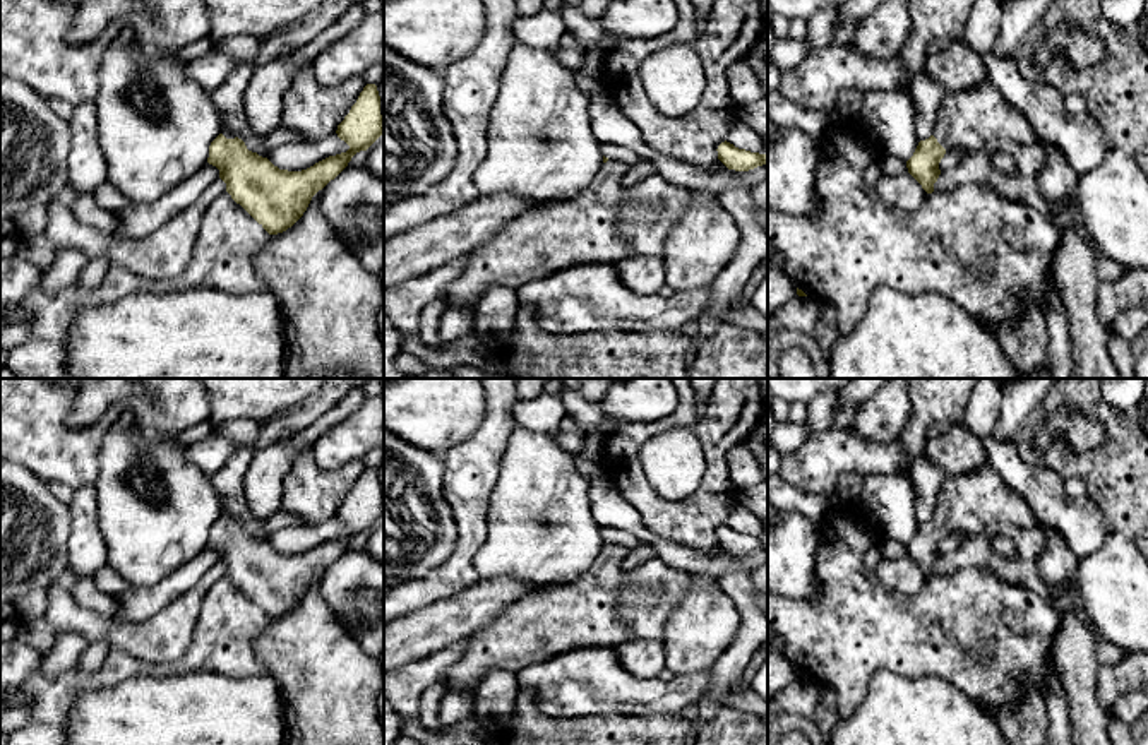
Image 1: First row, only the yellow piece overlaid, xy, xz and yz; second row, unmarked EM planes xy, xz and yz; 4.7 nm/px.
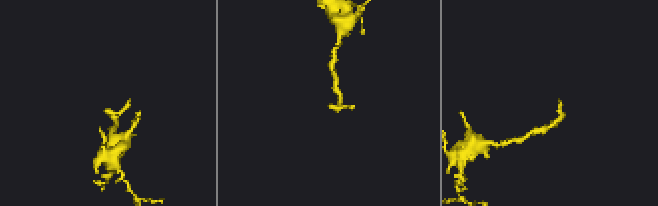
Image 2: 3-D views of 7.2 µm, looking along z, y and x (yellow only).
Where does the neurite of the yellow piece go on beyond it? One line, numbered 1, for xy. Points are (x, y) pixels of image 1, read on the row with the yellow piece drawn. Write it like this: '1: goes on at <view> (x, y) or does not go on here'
1: goes on at xy (225, 131)

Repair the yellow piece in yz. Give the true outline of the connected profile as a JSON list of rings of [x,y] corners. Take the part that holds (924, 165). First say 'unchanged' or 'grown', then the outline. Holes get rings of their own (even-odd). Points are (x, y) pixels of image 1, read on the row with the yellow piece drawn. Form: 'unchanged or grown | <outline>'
grown | [[[985,77],[977,87],[944,94],[934,134],[918,142],[906,168],[932,194],[941,175],[939,163],[948,151],[989,151],[1004,140],[1030,146],[1037,135],[1031,123]]]

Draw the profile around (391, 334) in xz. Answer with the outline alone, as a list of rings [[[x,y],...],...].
[[[384,313],[384,378],[415,378],[396,368],[396,356],[401,353],[401,334]]]

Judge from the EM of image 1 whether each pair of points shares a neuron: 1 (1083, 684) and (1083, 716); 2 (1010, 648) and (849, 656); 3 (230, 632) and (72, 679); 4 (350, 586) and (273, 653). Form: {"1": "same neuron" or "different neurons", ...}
{"1": "same neuron", "2": "same neuron", "3": "same neuron", "4": "different neurons"}

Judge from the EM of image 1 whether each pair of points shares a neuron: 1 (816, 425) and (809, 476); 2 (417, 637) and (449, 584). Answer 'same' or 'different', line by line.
1: different
2: different

